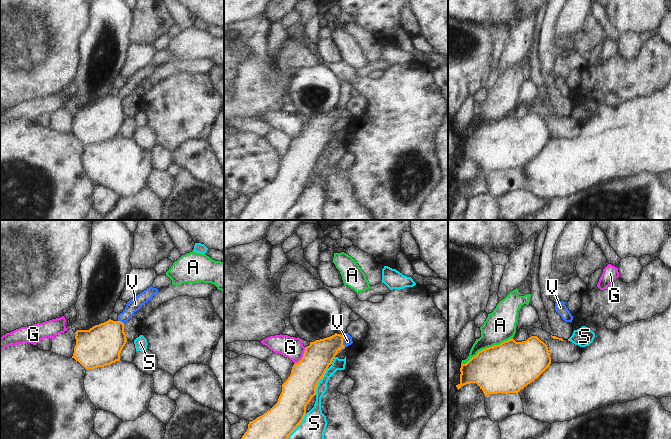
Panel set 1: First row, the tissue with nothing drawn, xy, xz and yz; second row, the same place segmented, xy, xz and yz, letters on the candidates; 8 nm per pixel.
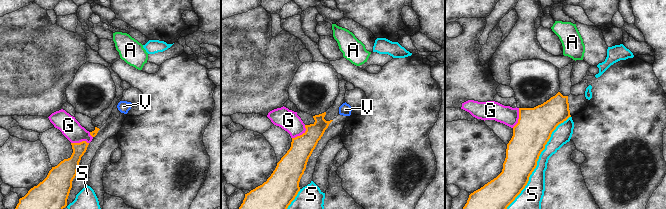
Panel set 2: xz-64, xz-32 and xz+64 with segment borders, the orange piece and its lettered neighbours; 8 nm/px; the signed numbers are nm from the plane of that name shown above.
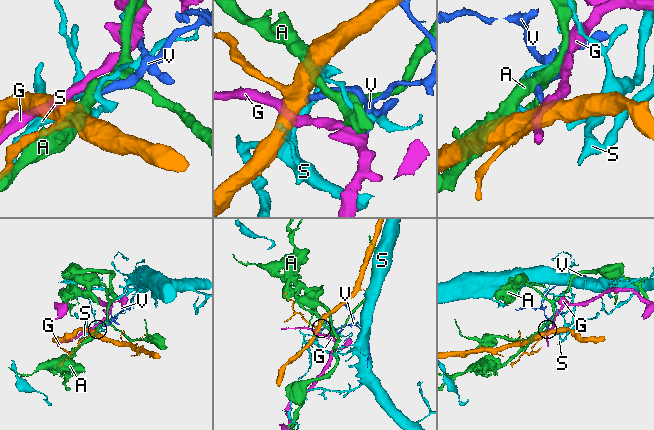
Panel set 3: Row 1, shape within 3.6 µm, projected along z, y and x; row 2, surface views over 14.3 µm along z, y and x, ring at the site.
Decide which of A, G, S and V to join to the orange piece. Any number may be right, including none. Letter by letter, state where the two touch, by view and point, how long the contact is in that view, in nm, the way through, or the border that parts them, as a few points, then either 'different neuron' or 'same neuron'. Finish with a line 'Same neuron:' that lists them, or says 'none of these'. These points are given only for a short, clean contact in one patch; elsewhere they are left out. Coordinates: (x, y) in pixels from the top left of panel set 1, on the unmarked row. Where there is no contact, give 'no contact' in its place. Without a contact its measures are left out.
A: meets orange in yz at (486, 124); contact 460 nm long; different neuron
G: meets orange in xz at (303, 132); contact 170 nm long; border along xz (305, 123), (303, 132), (294, 140); different neuron
S: meets orange in xz at (296, 203); contact 300 nm long; different neuron
V: meets orange in xz at (342, 117); contact 100 nm long; runs through xz (317, 133), (335, 118), (342, 117), (347, 117); same neuron
Same neuron: V

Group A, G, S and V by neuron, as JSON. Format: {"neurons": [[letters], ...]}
{"neurons": [["A"], ["G"], ["S"], ["V"]]}

